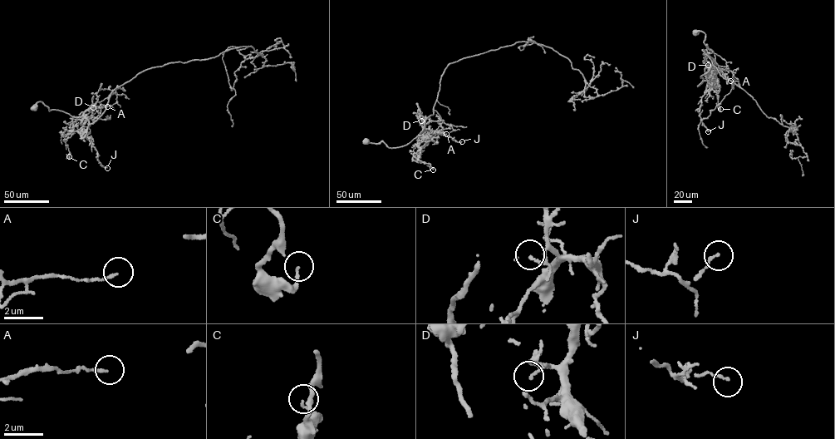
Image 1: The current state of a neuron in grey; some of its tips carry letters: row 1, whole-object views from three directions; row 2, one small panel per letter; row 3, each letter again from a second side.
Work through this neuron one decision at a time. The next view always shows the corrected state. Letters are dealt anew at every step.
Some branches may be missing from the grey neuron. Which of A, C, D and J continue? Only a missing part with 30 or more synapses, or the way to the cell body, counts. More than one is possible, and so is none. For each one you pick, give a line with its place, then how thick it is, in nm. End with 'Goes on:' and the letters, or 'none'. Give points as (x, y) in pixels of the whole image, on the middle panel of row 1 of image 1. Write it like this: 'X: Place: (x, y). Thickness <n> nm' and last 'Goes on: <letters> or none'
Goes on: none

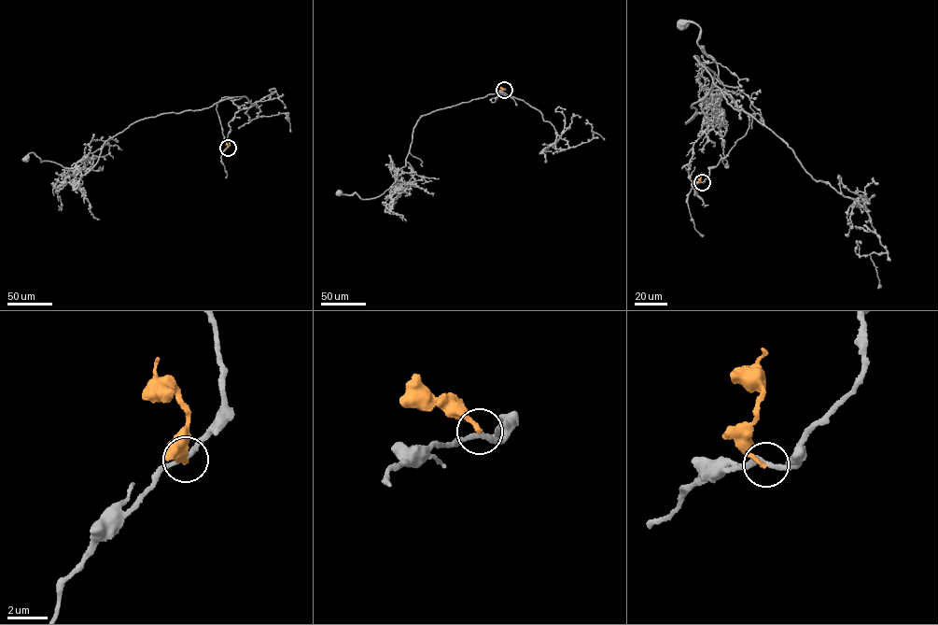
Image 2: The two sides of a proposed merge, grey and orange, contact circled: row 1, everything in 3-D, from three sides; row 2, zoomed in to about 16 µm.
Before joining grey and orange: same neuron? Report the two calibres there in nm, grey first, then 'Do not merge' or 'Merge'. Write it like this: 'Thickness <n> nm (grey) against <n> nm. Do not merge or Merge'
Thickness 240 nm (grey) against 240 nm. Do not merge

